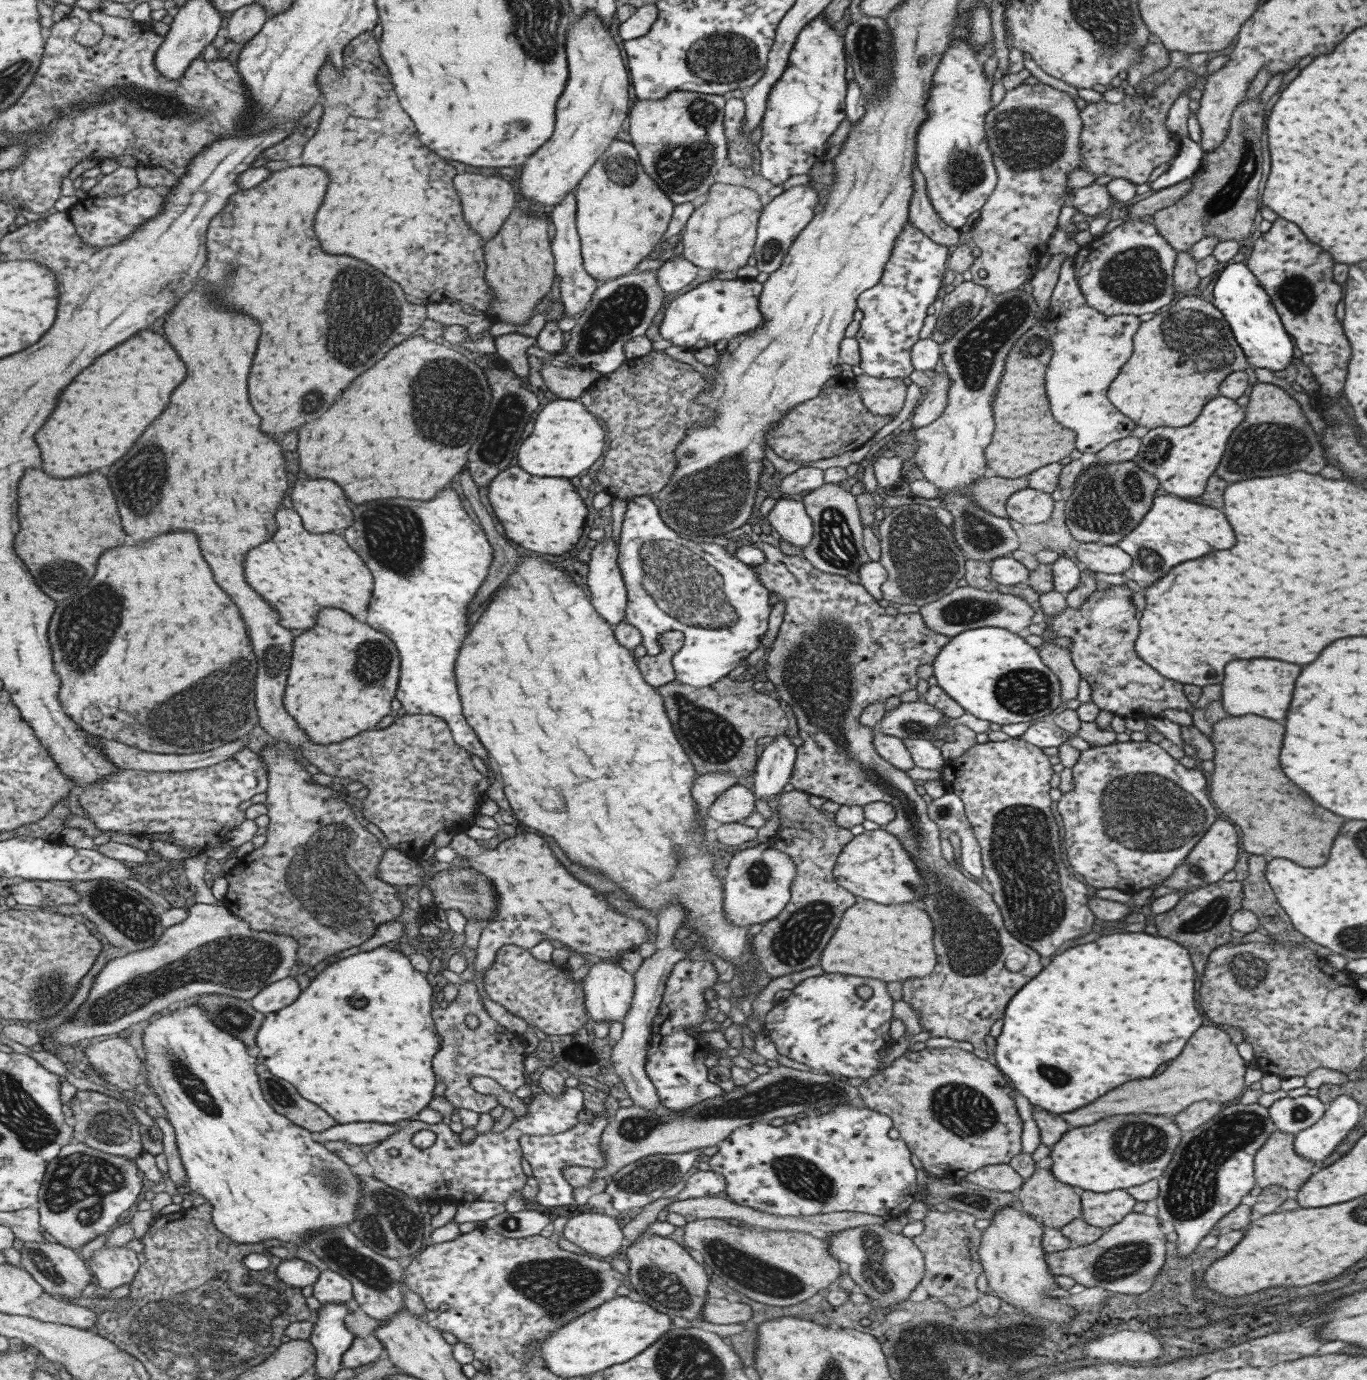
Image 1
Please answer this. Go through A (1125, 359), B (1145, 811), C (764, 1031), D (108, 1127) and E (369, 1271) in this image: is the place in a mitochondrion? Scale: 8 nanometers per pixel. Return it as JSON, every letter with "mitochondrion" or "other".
{"A":"other","B":"mitochondrion","C":"other","D":"mitochondrion","E":"mitochondrion"}

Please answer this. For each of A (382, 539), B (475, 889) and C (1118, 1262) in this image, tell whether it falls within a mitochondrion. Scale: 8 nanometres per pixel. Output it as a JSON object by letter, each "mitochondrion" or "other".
{"A":"mitochondrion","B":"mitochondrion","C":"mitochondrion"}

